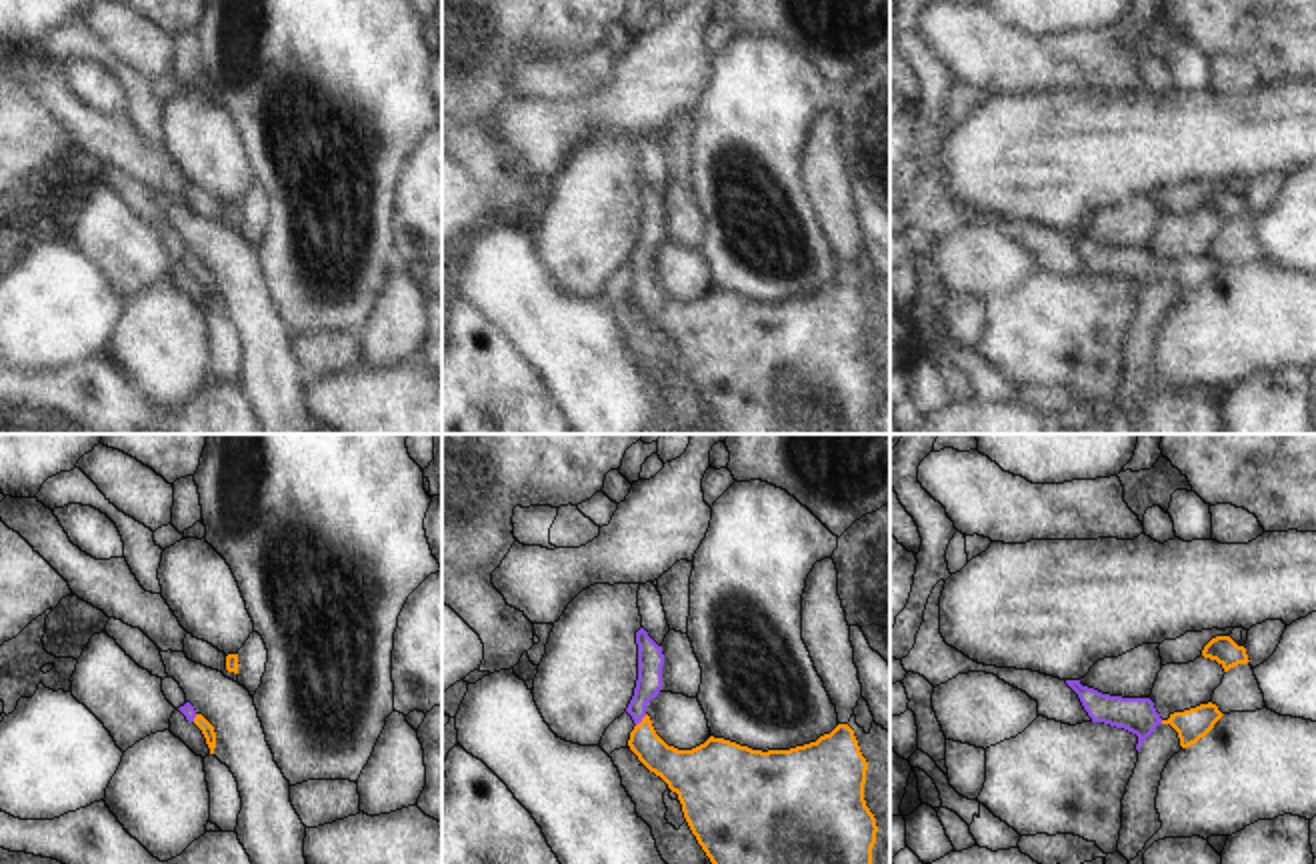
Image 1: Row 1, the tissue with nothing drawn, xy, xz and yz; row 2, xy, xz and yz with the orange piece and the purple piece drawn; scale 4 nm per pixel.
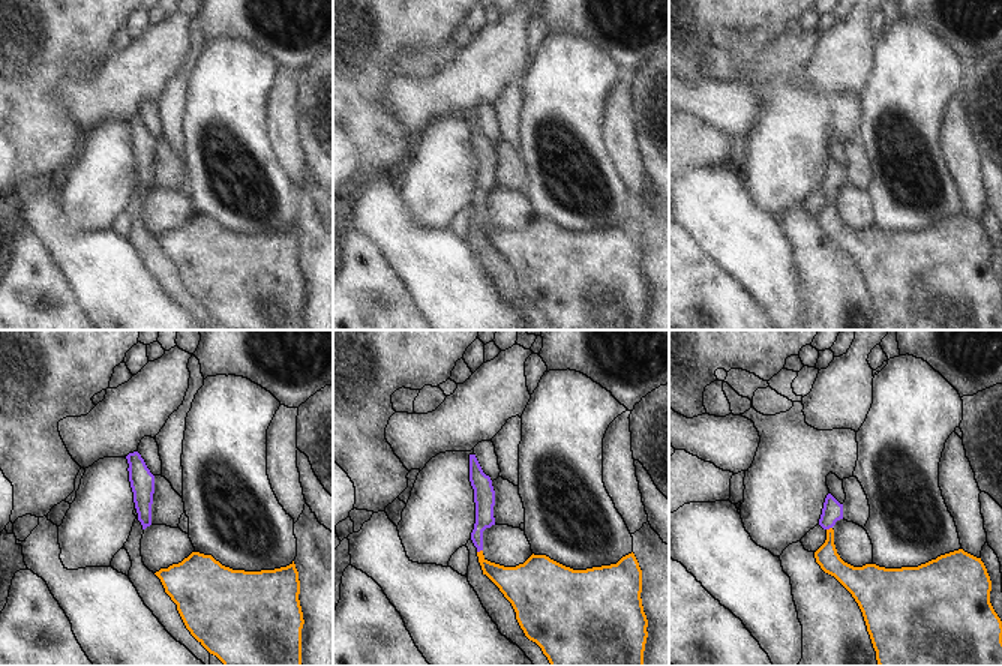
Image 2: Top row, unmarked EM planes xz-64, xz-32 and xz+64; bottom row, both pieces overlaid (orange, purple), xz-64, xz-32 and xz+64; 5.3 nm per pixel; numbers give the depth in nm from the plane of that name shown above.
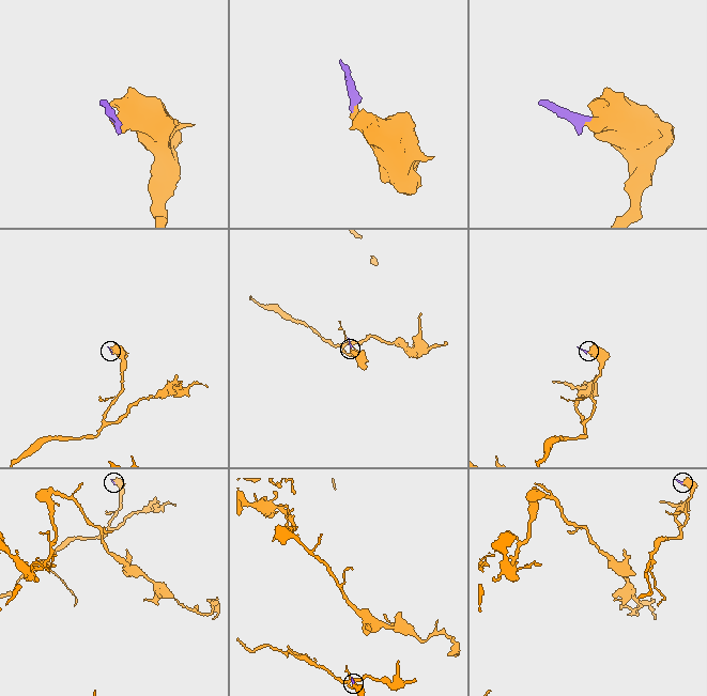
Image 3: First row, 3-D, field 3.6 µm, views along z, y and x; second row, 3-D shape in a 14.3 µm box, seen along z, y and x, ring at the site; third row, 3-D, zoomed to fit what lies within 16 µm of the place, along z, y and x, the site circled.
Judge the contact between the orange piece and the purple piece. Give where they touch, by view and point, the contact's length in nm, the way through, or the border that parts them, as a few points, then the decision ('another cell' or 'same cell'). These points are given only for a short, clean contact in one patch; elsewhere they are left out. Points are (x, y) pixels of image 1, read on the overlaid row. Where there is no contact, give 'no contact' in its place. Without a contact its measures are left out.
meets orange in xz at (642, 720); contact 60 nm long; runs through xz (680, 768), (642, 734), (642, 720), (650, 660); same cell

